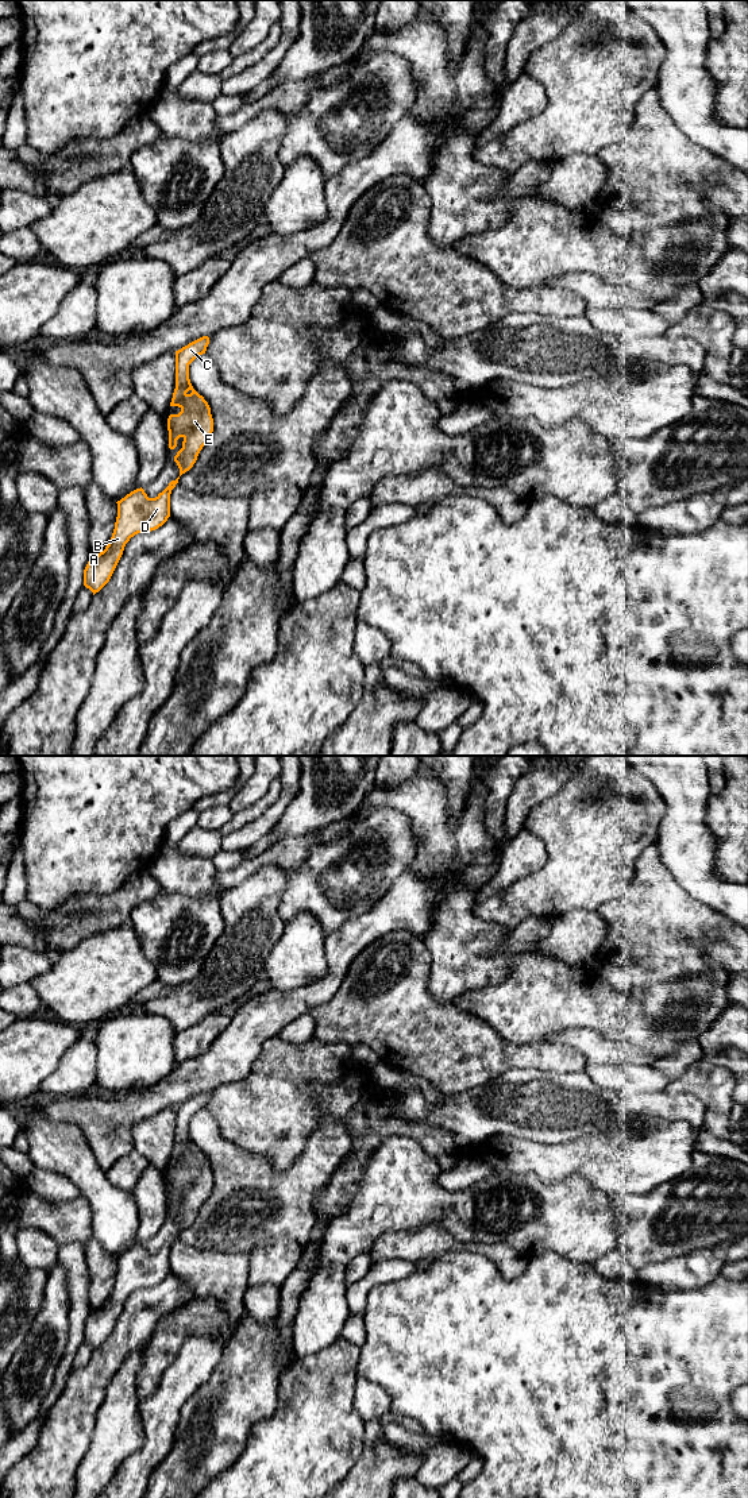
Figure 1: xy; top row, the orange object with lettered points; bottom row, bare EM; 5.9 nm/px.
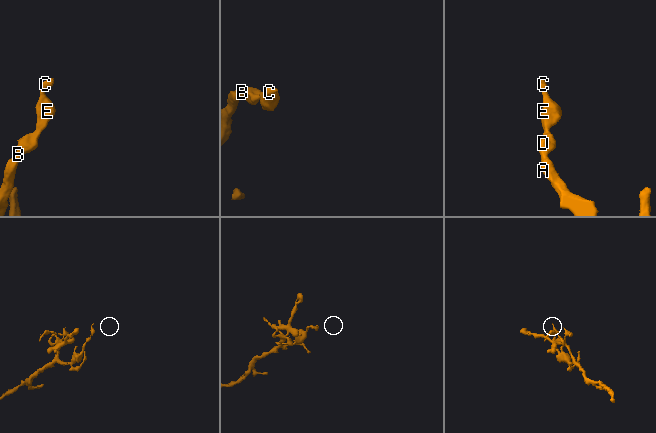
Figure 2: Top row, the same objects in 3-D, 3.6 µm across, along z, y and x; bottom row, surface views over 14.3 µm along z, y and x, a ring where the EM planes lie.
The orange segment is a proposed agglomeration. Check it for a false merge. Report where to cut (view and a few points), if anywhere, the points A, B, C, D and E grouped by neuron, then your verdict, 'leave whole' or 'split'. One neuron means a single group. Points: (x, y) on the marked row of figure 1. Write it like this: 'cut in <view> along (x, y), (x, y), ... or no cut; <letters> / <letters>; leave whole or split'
no cut; A B C D E; leave whole

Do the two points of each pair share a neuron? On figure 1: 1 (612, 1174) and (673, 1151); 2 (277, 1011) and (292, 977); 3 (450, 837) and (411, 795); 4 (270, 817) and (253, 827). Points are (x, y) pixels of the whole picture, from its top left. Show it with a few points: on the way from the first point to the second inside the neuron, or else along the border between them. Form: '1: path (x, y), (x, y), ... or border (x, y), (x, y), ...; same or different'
1: path (627, 1161), (648, 1151), (658, 1151); same
2: border (317, 979), (295, 988), (272, 988); different
3: path (439, 826), (421, 806); same
4: path (266, 821), (257, 827); same

